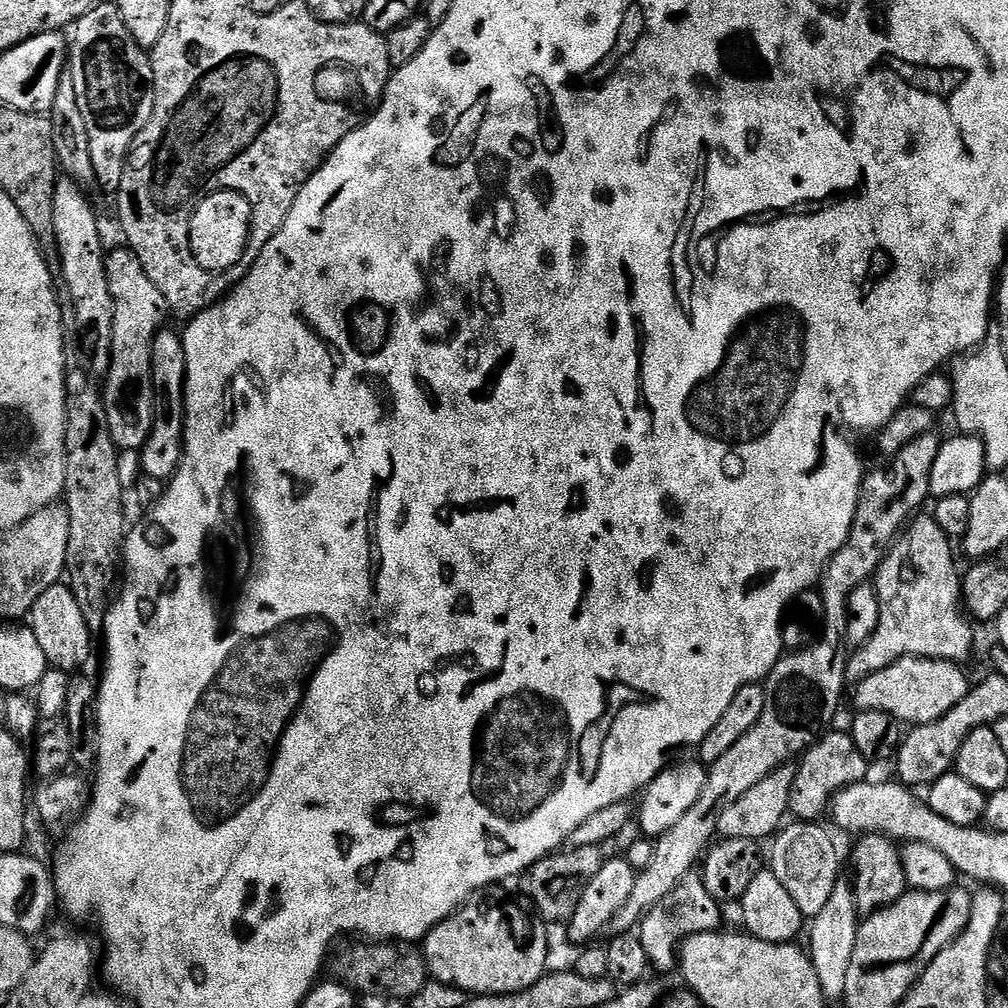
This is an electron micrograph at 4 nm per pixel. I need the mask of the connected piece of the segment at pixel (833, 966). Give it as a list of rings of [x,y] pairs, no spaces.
[[[848,882],[836,883],[834,894],[830,894],[830,902],[826,902],[826,906],[822,906],[822,910],[811,917],[810,927],[806,932],[809,944],[807,947],[810,949],[814,970],[818,974],[818,982],[829,1002],[840,1002],[844,999],[846,969],[849,968],[850,958],[854,954],[854,942],[858,942],[861,919],[862,914],[856,908],[852,885]]]

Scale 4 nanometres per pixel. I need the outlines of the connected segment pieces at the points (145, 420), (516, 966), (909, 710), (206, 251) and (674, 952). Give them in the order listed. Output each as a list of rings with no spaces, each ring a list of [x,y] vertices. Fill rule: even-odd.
[[[121,246],[113,252],[111,249],[104,261],[114,310],[112,353],[106,373],[108,381],[102,384],[104,408],[108,411],[106,422],[110,422],[110,438],[114,438],[117,449],[124,454],[136,454],[146,446],[146,438],[152,433],[158,403],[152,389],[152,347],[170,313],[166,298],[162,298],[158,286],[150,282],[150,274],[146,274],[138,254],[134,254],[131,248]]]
[[[500,890],[469,896],[451,916],[428,931],[422,941],[422,951],[431,979],[446,982],[473,997],[505,996],[530,990],[530,986],[534,986],[534,982],[541,980],[549,971],[548,932],[544,929],[547,927],[535,919],[532,921],[510,897],[496,891]]]
[[[907,656],[905,660],[894,662],[878,674],[870,674],[859,681],[856,688],[856,708],[859,711],[882,710],[895,720],[908,726],[929,724],[942,714],[954,710],[962,698],[966,698],[970,680],[964,677],[965,669],[948,660],[919,660],[917,656]]]
[[[216,191],[200,200],[191,218],[189,248],[203,269],[224,272],[236,265],[248,247],[252,224],[252,207],[249,200],[238,191]]]
[[[693,874],[686,877],[654,910],[650,910],[644,915],[643,920],[638,925],[638,935],[642,946],[646,946],[646,958],[653,969],[660,972],[668,972],[677,967],[678,949],[680,943],[694,934],[703,932],[715,932],[721,927],[720,924],[721,905],[706,890],[703,879],[699,875]]]

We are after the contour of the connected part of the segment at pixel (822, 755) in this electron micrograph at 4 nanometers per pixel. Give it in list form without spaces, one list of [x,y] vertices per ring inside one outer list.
[[[832,732],[821,735],[820,739],[799,757],[795,765],[796,777],[790,790],[788,812],[797,821],[816,822],[820,815],[829,811],[832,799],[851,784],[862,784],[869,779],[870,761],[862,758],[858,746],[854,746],[854,738],[847,732]]]

